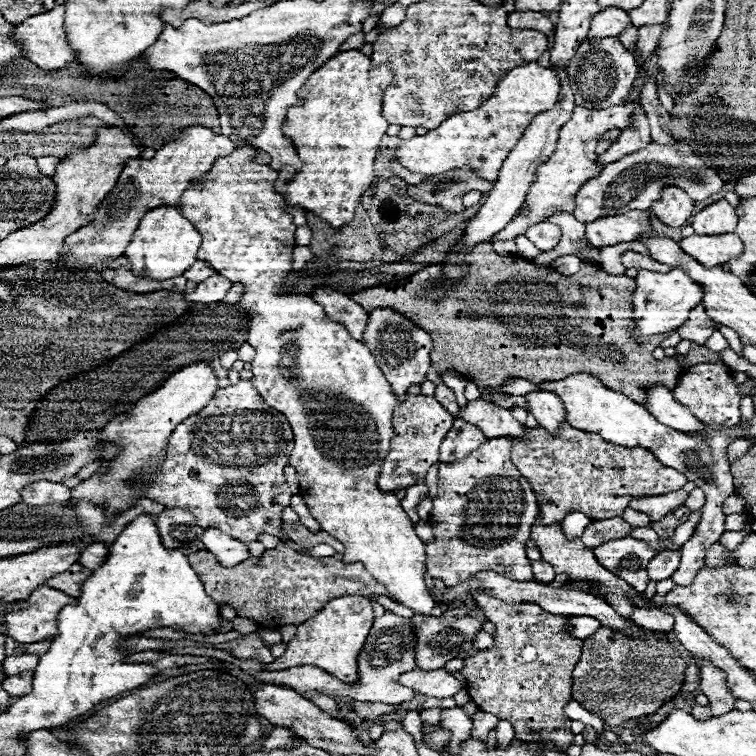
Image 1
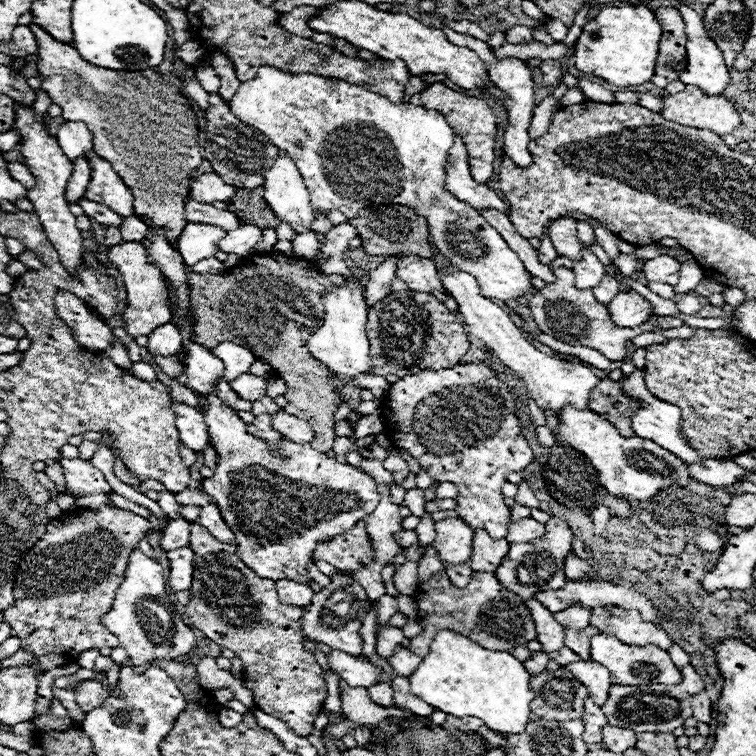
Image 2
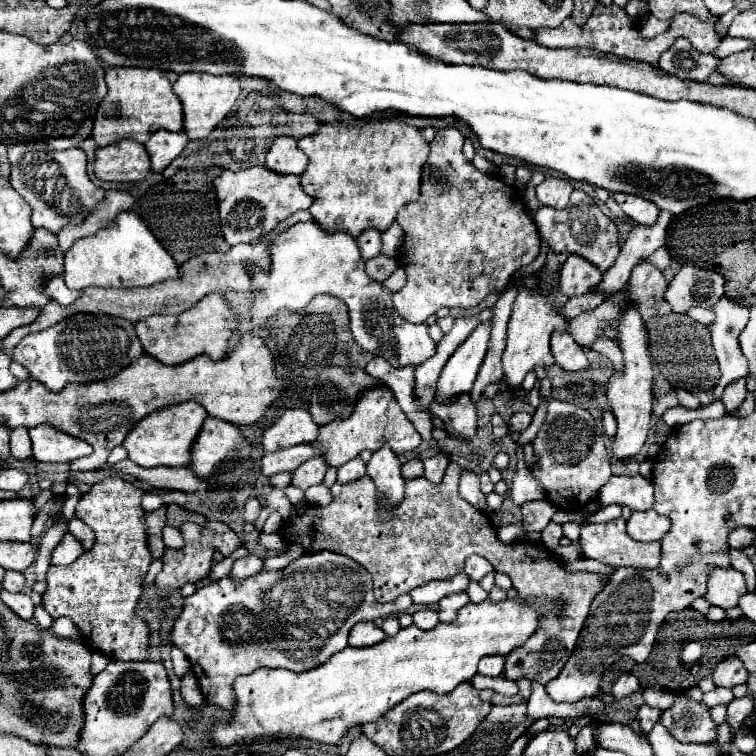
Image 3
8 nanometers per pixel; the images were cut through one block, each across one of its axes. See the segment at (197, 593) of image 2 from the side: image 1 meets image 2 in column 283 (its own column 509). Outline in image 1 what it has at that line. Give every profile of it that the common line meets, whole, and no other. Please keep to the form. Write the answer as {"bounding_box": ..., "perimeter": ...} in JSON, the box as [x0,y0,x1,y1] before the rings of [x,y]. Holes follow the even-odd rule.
{"bounding_box":[460,590,584,750],"perimeter":[[[478,590],[474,596],[478,608],[482,608],[486,620],[494,624],[496,632],[494,646],[488,650],[476,650],[464,660],[464,666],[460,670],[466,678],[470,698],[482,712],[490,712],[500,720],[510,720],[520,740],[534,740],[530,734],[540,732],[546,742],[552,742],[560,750],[568,750],[574,734],[570,732],[570,718],[564,712],[564,706],[572,700],[572,670],[580,660],[584,642],[570,636],[570,632],[566,630],[570,616],[550,616],[550,612],[530,602],[510,604],[494,598],[486,590]]]}

